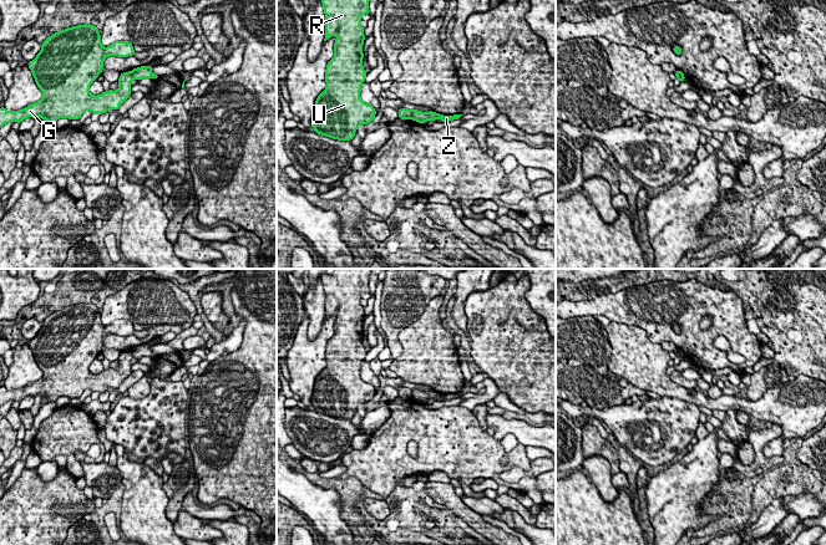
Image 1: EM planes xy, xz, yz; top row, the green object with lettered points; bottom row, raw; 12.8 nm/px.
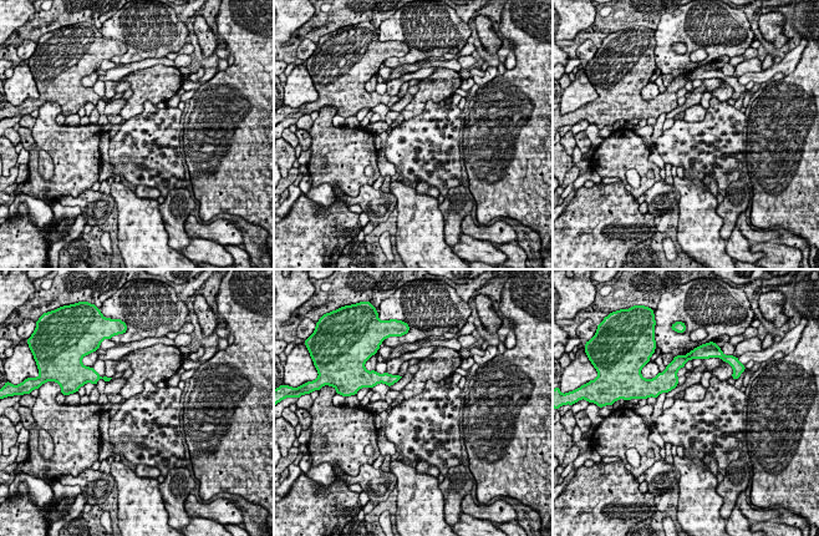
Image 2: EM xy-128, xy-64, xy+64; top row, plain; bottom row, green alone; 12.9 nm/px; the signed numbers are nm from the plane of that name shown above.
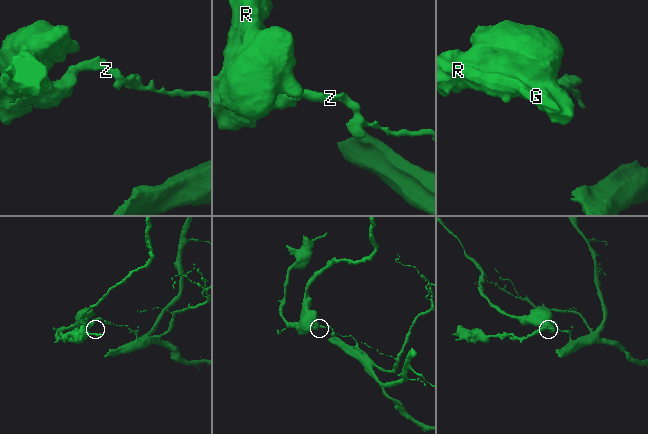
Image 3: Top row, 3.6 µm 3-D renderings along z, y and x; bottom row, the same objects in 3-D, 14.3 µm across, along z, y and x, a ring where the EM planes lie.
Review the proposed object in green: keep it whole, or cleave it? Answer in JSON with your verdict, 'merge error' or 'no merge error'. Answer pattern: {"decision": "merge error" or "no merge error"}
{"decision": "merge error"}

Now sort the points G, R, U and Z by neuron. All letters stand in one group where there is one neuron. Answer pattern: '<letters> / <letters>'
G R U / Z

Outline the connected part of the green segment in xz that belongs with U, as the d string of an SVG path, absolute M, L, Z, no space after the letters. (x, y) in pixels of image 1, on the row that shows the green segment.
M321 0L325 14L325 39L336 36L334 57L325 70L326 88L318 96L311 127L315 133L338 141L351 141L359 126L370 123L374 106L361 101L365 40L361 16L370 14L370 0Z

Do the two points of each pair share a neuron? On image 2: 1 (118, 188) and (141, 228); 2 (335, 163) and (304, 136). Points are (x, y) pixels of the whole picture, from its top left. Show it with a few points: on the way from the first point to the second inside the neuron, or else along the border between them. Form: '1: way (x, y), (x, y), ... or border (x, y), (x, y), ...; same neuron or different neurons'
1: way (125, 198), (137, 218); same neuron
2: border (308, 132), (311, 138), (311, 146); different neurons

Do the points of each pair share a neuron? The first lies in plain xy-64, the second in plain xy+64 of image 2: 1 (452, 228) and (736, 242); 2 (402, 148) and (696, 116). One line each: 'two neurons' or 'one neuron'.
1: two neurons
2: two neurons

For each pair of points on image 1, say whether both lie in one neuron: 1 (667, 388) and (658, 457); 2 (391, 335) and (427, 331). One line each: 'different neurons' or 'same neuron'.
1: different neurons
2: different neurons

